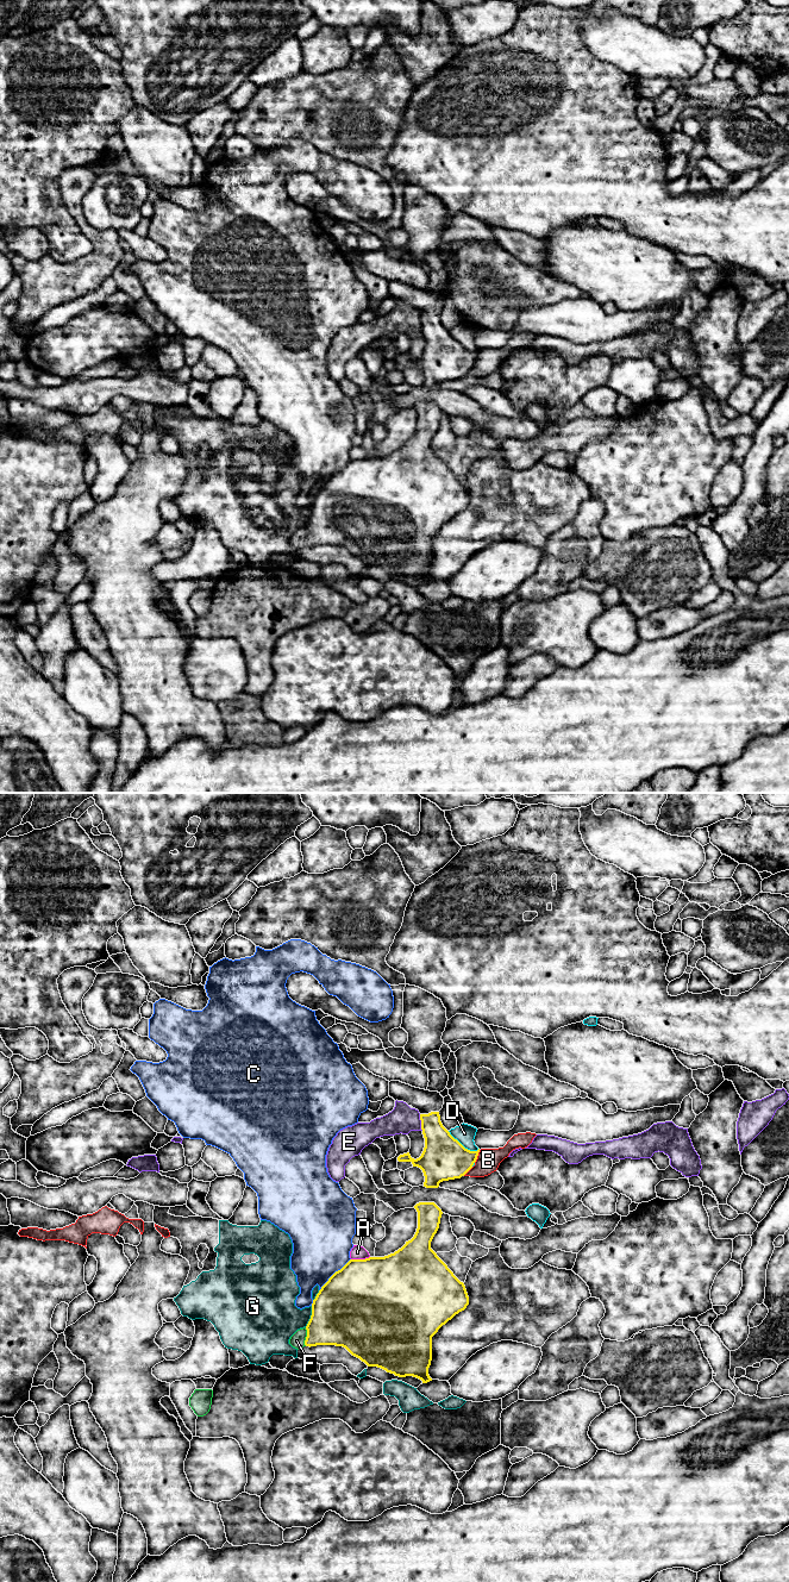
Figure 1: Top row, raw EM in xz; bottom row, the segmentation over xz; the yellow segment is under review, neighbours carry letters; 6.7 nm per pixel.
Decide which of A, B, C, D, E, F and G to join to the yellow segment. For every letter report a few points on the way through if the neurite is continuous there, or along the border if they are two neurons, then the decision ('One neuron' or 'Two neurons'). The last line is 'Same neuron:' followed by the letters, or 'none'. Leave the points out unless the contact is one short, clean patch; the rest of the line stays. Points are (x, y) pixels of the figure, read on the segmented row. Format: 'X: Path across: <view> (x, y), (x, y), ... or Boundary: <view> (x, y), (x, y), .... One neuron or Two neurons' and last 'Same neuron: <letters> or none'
A: Two neurons
B: Two neurons
C: Two neurons
D: Two neurons
E: Two neurons
F: Path across: xz (337, 1318), (312, 1336), (306, 1337), (296, 1340). One neuron
G: Two neurons
Same neuron: F

